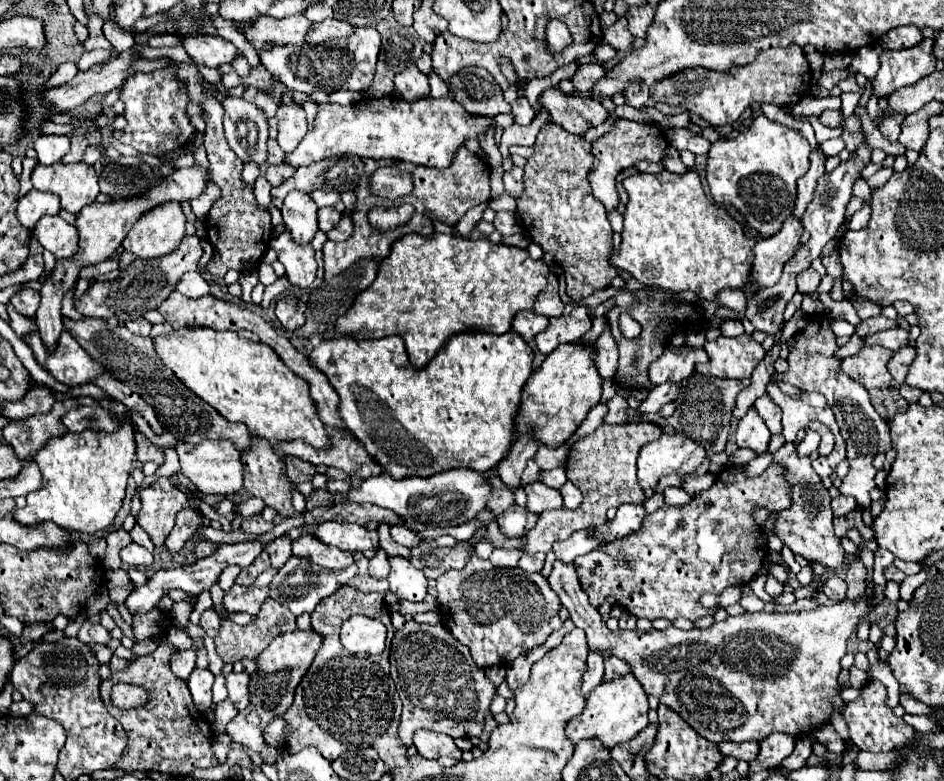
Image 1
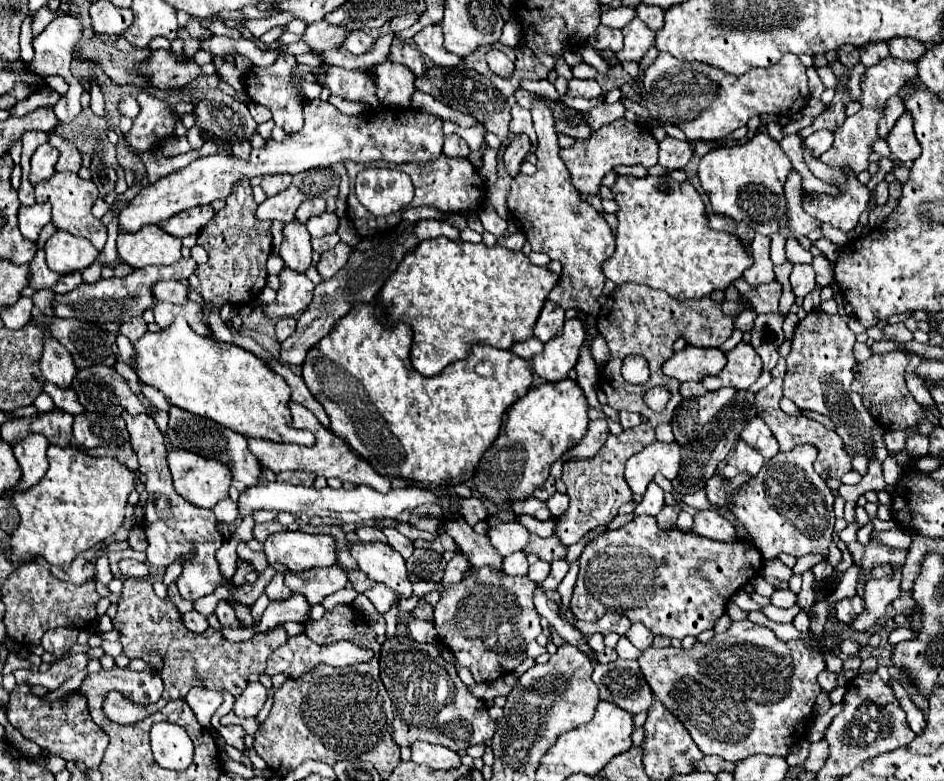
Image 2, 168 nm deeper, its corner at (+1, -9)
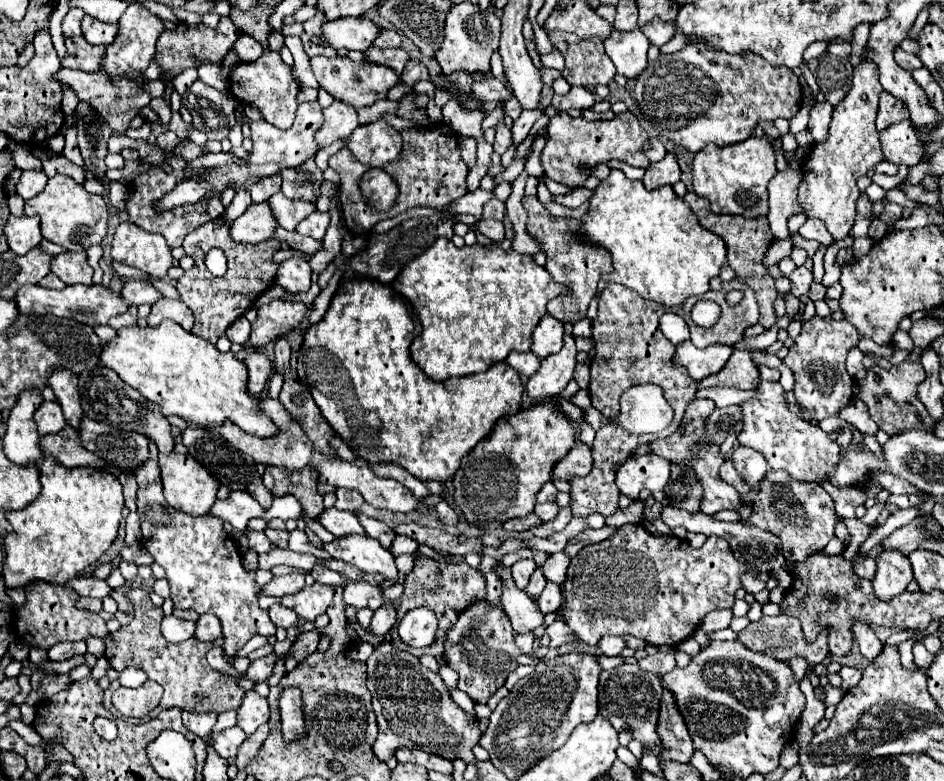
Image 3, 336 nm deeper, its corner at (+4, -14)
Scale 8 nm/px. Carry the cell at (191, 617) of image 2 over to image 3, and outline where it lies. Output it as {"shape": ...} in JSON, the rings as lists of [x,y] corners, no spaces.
{"shape":[[[164,616],[162,620],[162,634],[168,642],[184,642],[188,638],[192,638],[192,632],[194,632],[194,622],[188,622],[188,620],[180,620],[176,616]]]}

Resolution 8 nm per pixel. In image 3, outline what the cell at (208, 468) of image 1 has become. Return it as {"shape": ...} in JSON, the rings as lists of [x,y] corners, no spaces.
{"shape":[[[160,454],[160,470],[162,470],[162,484],[164,484],[164,498],[166,502],[180,512],[186,512],[190,516],[204,516],[208,512],[208,508],[212,508],[214,500],[216,500],[216,492],[220,488],[218,480],[202,466],[198,464],[190,454]]]}

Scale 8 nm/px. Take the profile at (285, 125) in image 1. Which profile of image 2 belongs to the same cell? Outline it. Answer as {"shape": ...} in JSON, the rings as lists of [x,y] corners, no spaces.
{"shape":[[[279,55],[277,61],[269,69],[251,69],[247,73],[247,79],[245,79],[245,89],[251,97],[251,101],[269,107],[271,113],[273,113],[275,125],[279,125],[287,135],[297,133],[305,123],[303,121],[303,107],[301,107],[297,93],[295,93],[295,89],[301,87],[301,85],[299,85],[299,81],[297,83],[291,81],[291,69],[293,67],[295,67],[293,55]]]}

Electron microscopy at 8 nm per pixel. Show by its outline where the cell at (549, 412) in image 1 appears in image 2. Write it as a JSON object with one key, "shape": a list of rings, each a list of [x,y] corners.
{"shape":[[[569,377],[559,383],[541,383],[531,387],[529,393],[507,413],[507,439],[497,439],[479,461],[473,477],[475,489],[493,503],[511,503],[515,499],[531,497],[533,489],[541,487],[549,477],[549,467],[585,435],[589,423],[587,411],[589,405],[583,389]]]}

